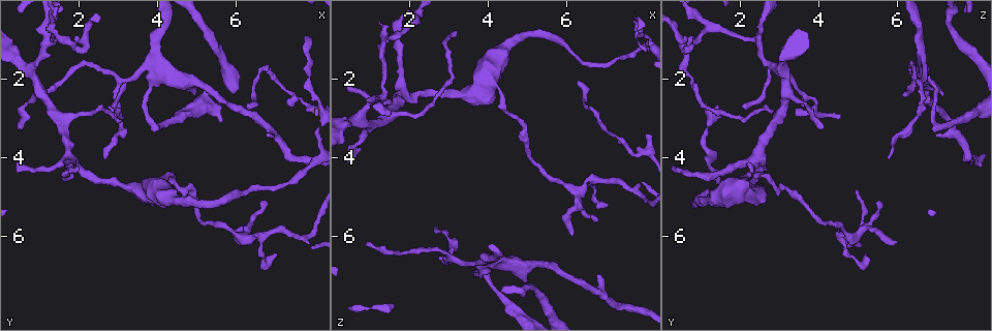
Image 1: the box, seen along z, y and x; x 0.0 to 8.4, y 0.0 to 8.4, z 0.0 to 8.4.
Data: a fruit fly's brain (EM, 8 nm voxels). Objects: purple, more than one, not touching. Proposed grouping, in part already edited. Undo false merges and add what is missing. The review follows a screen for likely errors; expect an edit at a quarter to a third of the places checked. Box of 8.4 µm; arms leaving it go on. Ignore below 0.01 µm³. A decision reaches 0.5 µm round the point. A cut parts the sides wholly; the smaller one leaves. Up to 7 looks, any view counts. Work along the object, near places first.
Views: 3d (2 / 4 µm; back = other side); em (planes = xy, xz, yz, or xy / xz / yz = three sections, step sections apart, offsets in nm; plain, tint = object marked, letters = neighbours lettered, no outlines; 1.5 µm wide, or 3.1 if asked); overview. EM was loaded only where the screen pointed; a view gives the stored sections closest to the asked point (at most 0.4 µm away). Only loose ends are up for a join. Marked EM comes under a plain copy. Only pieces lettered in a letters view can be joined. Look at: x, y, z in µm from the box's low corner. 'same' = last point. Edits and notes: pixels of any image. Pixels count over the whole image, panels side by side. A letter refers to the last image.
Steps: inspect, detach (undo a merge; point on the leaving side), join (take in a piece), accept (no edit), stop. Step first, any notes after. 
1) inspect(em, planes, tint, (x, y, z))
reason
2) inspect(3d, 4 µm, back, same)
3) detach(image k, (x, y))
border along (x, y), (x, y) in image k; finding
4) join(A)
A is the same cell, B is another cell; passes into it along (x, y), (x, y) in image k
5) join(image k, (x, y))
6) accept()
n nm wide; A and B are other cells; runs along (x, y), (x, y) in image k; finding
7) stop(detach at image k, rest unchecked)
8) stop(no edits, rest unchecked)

inspect(3d, 2 µm, (0.85, 1.90, 3.10))
three arms meet

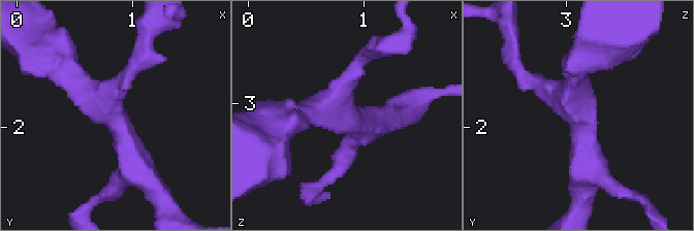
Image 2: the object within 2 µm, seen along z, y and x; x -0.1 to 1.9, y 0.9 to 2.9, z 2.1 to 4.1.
inspect(em, planes, letters, (0.80, 1.86, 3.06))
3 arms; arms of 180, 220, 280 nm; shape alone is not enough

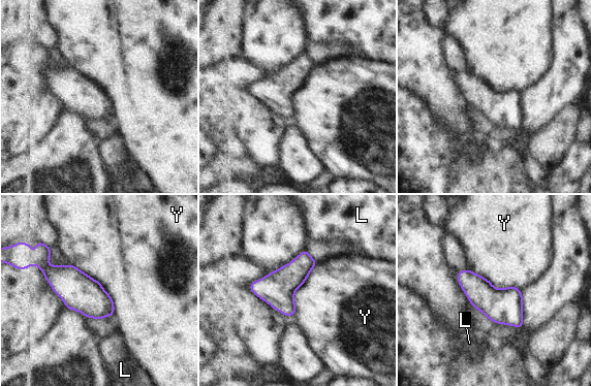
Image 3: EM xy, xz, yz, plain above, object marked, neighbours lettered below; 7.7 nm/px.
accept()
L and Y are other cells; border along (72, 264), (100, 284), (114, 314) in image 3; one neuron here

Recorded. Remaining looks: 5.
inspect(em, planes, letters, (4.10, 1.95, 6.65))
abrupt turn

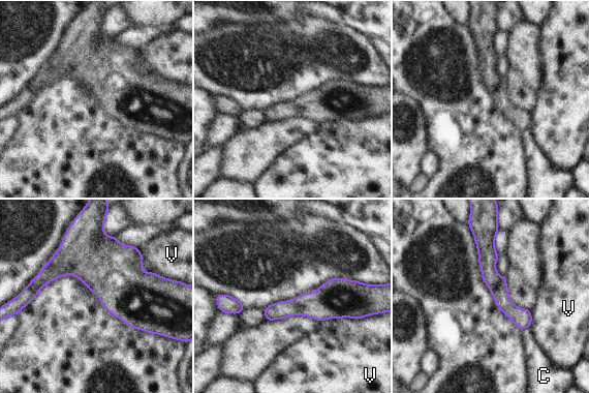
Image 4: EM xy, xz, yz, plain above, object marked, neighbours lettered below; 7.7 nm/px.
accept()
280 nm wide; C and V are other cells; runs along (375, 293), (267, 312) in image 4; all the same neuron

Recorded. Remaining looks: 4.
inspect(3d, 2 µm, (7.80, 0.95, 0.85))
thin end

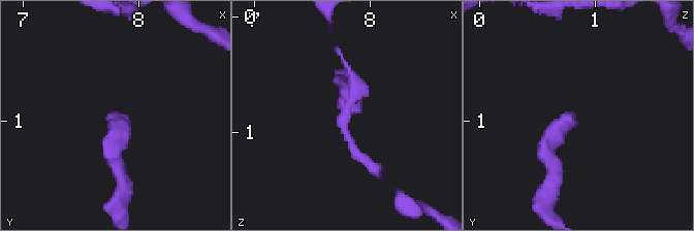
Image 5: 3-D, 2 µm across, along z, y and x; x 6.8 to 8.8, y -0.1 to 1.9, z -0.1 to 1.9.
inspect(em, planes, letters, (7.84, 0.96, 0.84))
now the EM

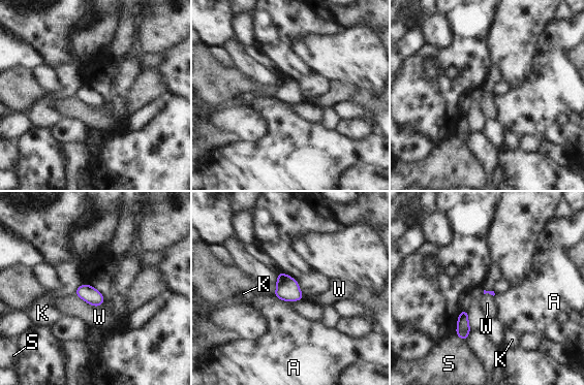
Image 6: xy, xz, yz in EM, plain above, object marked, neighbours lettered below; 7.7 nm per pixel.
accept()
A, K, S and W are other cells; border along (273, 294), (286, 301) in image 6; no lettered piece goes on from it

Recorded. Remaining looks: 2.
stop(no edits, rest unchecked)

